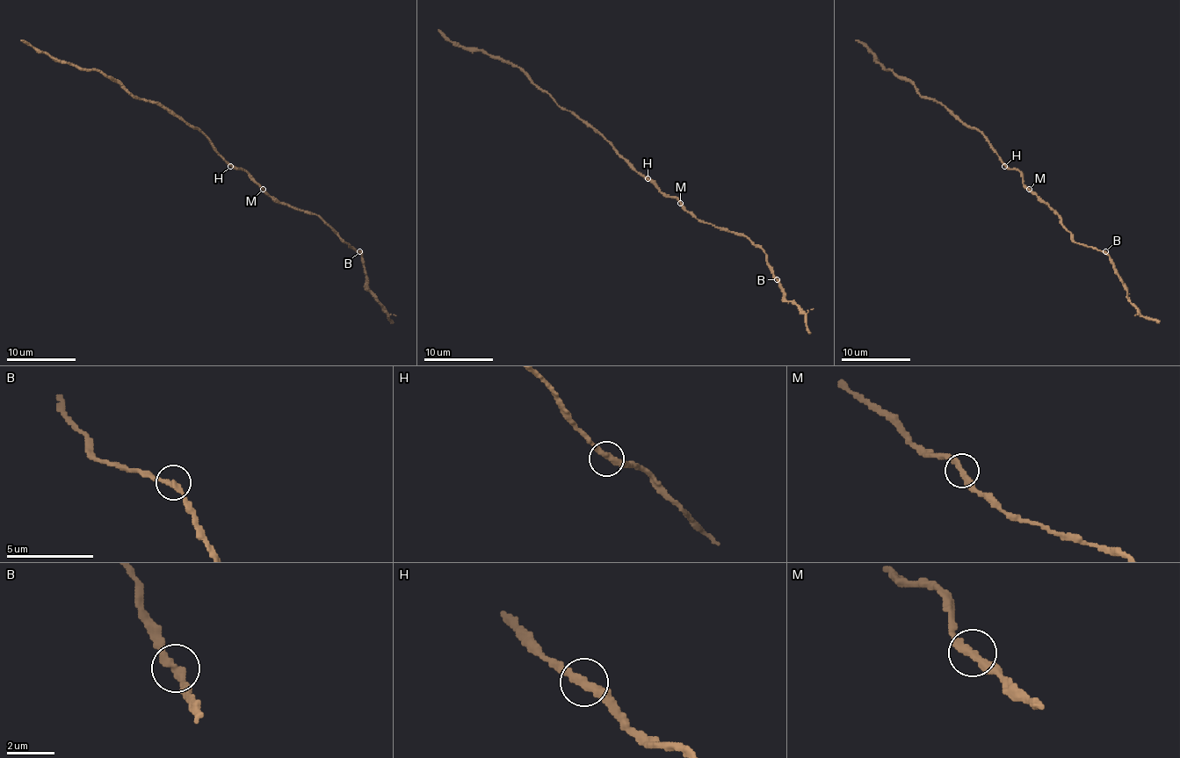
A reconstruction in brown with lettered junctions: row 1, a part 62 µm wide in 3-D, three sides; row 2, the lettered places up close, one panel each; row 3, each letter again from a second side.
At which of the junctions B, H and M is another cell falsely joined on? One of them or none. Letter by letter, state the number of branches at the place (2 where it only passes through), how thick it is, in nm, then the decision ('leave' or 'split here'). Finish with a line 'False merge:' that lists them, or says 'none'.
B: 2 | 320 nm | leave
H: 2 | 360 nm | leave
M: 2 | 320 nm | leave
False merge: none

